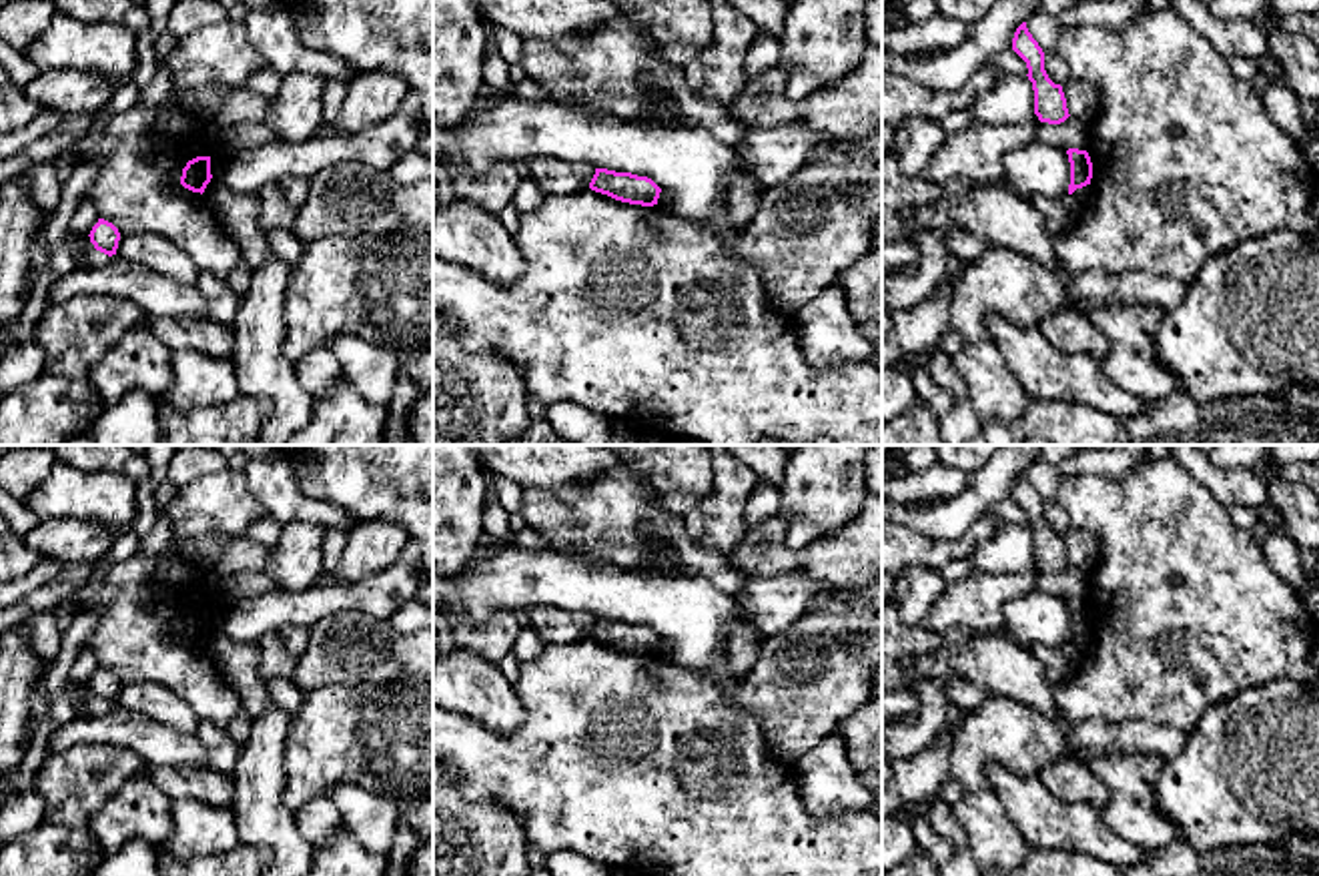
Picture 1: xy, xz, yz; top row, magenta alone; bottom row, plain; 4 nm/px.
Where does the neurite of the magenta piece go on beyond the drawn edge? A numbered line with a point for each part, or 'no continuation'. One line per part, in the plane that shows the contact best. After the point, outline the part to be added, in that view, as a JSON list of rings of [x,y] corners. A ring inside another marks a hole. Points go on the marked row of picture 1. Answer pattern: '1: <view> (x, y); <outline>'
no continuation

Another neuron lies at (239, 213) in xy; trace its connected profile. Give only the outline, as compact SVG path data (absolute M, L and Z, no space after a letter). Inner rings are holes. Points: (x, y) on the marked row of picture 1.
M210 178L202 192L202 200L239 245L241 261L251 273L273 257L267 233L261 227L261 198L257 194L233 192L218 178Z

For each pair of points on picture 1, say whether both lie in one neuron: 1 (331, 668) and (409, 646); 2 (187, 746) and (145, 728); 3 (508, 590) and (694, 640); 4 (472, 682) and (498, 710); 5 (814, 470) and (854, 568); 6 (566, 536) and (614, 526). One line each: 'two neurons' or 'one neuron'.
1: one neuron
2: one neuron
3: one neuron
4: one neuron
5: two neurons
6: one neuron

